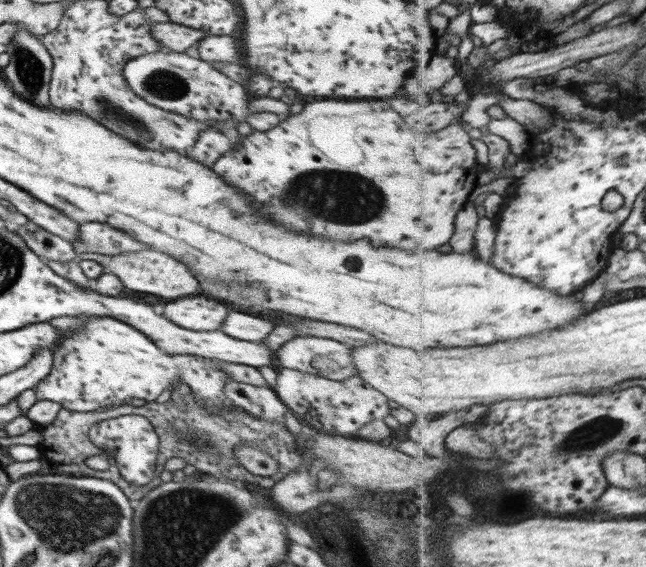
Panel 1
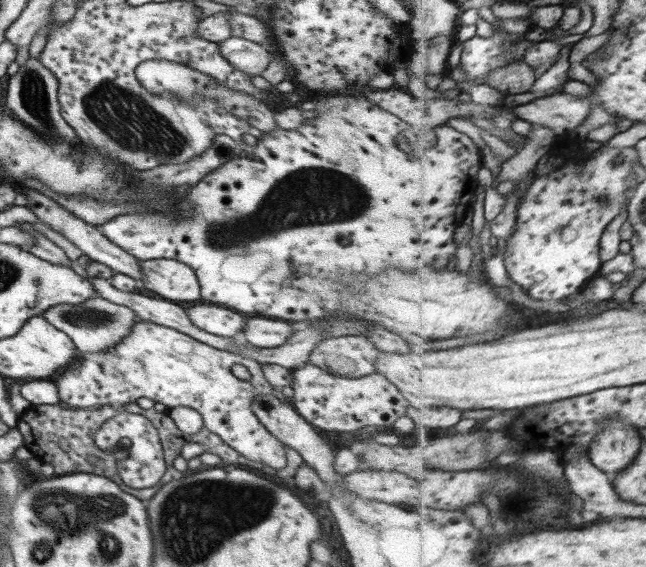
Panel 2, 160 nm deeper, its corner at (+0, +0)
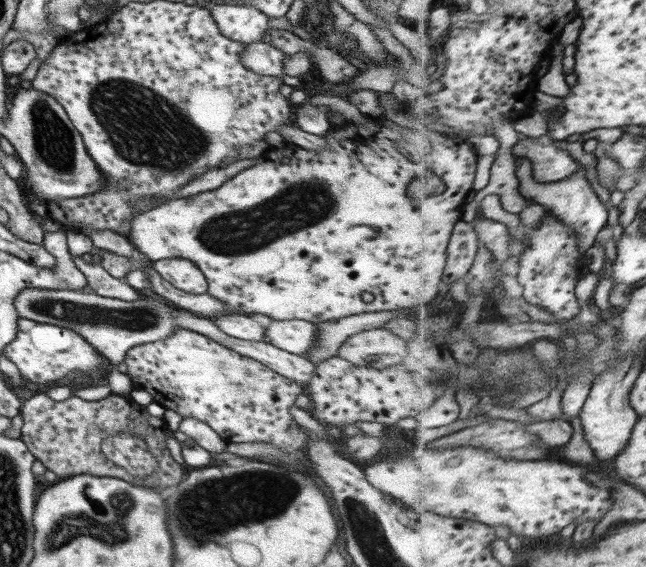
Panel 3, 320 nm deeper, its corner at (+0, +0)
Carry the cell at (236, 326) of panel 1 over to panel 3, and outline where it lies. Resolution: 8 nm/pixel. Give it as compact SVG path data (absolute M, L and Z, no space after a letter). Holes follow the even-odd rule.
M298 319L275 321L265 329L264 340L285 352L303 357L316 344L318 326Z

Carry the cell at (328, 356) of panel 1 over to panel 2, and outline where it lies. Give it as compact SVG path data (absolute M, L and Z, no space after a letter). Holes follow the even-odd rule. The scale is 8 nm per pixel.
M363 335L337 336L320 340L308 362L332 375L355 378L374 372L374 362L380 350Z

